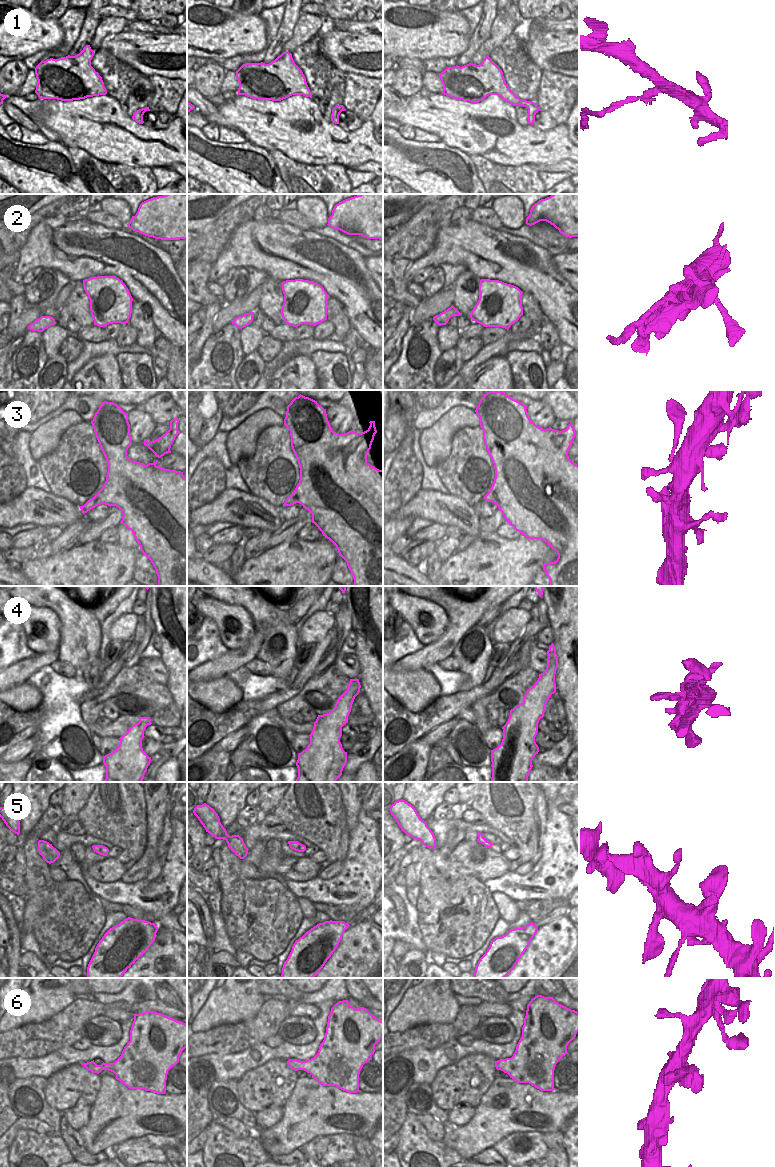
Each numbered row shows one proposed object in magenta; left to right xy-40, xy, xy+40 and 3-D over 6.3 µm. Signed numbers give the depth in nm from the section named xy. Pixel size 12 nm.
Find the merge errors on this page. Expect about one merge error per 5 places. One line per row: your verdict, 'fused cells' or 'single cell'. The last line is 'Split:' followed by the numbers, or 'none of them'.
1: single cell
2: fused cells
3: single cell
4: single cell
5: single cell
6: single cell
Split: 2

